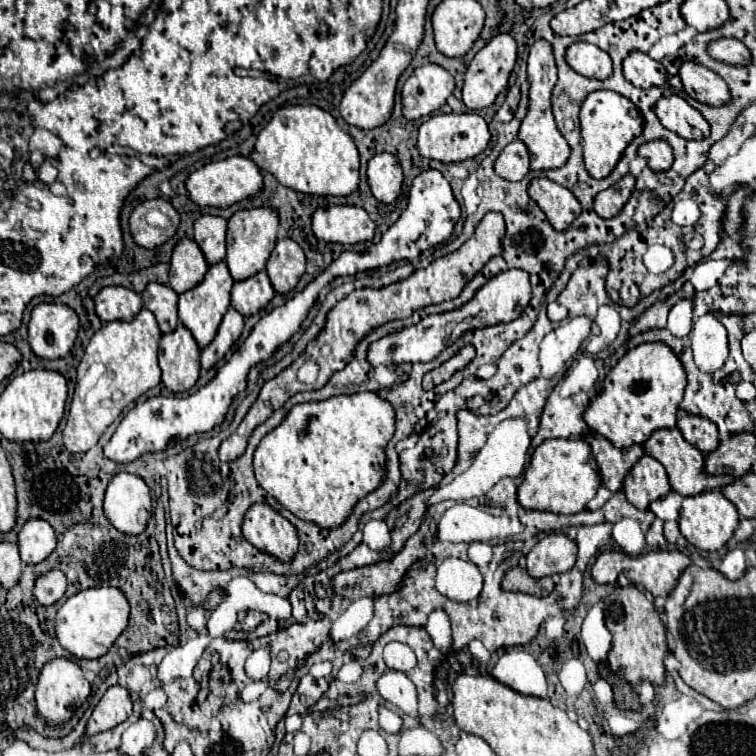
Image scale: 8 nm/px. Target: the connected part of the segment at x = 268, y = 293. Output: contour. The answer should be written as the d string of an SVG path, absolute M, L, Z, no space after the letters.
M258 271L256 275L236 281L232 287L232 307L240 311L244 317L258 313L266 303L274 297L274 287L266 271Z

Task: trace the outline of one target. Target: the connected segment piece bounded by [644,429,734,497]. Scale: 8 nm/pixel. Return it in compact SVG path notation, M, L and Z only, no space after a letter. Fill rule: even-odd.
M656 429L646 441L644 441L644 451L648 455L652 455L656 461L660 461L668 473L670 485L674 491L678 491L680 495L696 495L704 489L718 489L722 485L728 485L728 481L734 481L734 477L728 475L712 475L712 477L704 477L704 473L700 473L700 469L704 467L704 455L690 445L682 433L678 429Z

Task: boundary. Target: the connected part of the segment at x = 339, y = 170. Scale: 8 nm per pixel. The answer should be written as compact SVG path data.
M290 105L290 107L280 107L268 125L260 131L254 151L250 153L250 159L264 171L272 173L282 185L288 185L290 189L296 189L300 193L308 195L350 195L358 187L358 169L360 169L360 159L358 159L358 149L352 141L352 137L340 129L336 119L316 107L316 105Z

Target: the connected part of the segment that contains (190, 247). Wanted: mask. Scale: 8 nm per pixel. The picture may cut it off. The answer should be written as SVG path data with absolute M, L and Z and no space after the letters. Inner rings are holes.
M182 237L174 247L170 259L170 287L176 293L192 289L192 285L204 277L204 269L208 269L208 261L204 259L198 243L190 237Z

